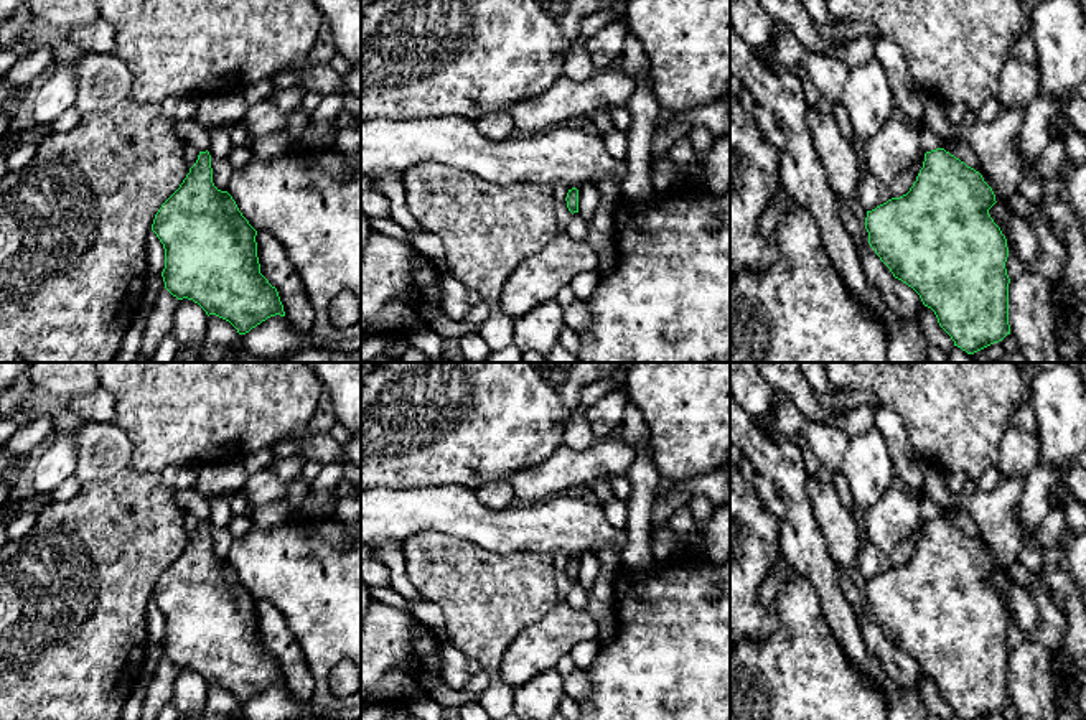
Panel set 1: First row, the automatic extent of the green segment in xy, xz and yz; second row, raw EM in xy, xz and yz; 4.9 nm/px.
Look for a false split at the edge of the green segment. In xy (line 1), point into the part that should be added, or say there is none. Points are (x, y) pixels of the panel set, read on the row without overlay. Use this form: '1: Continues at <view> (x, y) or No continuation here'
1: No continuation here

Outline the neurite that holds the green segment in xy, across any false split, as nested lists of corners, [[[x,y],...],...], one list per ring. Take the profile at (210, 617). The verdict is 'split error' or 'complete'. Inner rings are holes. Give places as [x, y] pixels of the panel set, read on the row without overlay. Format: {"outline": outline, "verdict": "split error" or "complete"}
{"outline": [[[208,519],[199,521],[180,557],[161,573],[152,600],[165,618],[165,657],[178,669],[193,669],[208,685],[229,690],[239,704],[249,702],[270,685],[285,685],[277,657],[260,643],[257,600],[232,565],[214,555]]], "verdict": "complete"}

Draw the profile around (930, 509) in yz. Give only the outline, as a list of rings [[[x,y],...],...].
[[[928,494],[921,498],[920,511],[923,522],[943,517],[943,507],[939,507]]]

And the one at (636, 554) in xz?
[[[628,402],[621,423],[621,435],[636,448],[636,456],[626,476],[631,494],[626,499],[626,544],[621,549],[621,567],[648,568],[656,563],[651,550],[651,516],[661,476],[649,456],[649,430],[643,414]]]

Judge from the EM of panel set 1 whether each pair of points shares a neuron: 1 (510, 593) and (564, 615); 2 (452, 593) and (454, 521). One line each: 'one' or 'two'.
1: two
2: two

